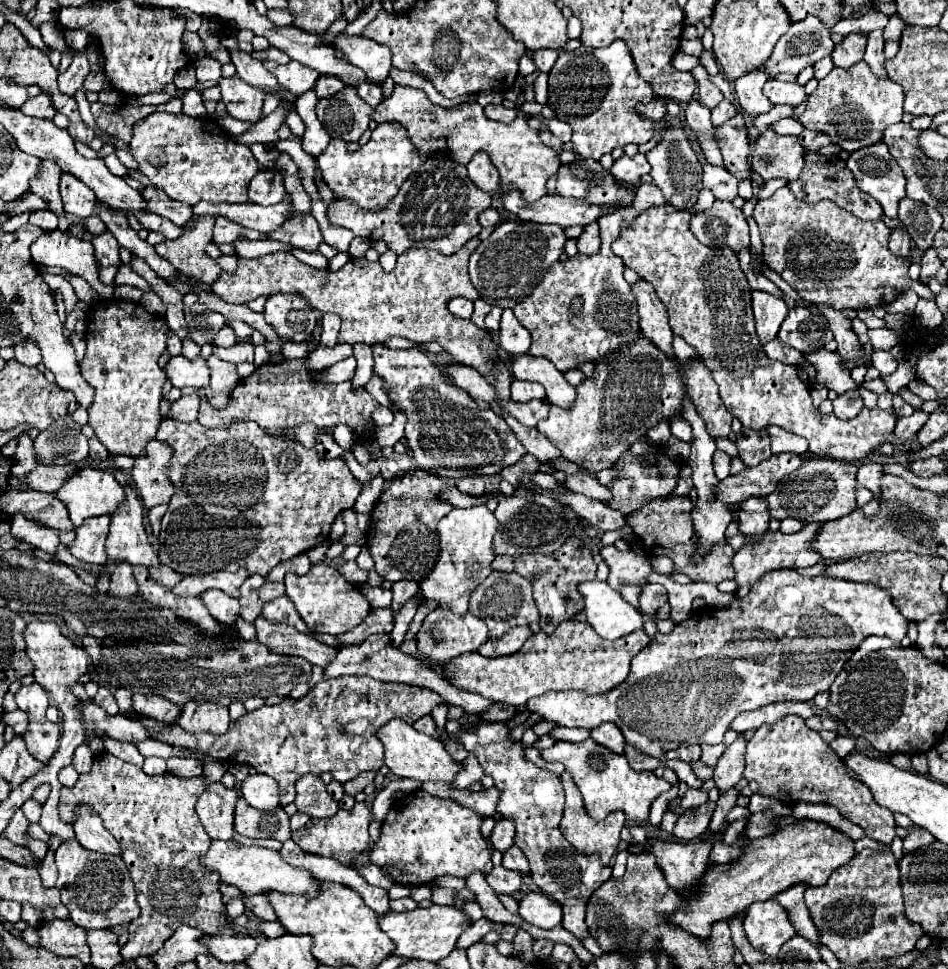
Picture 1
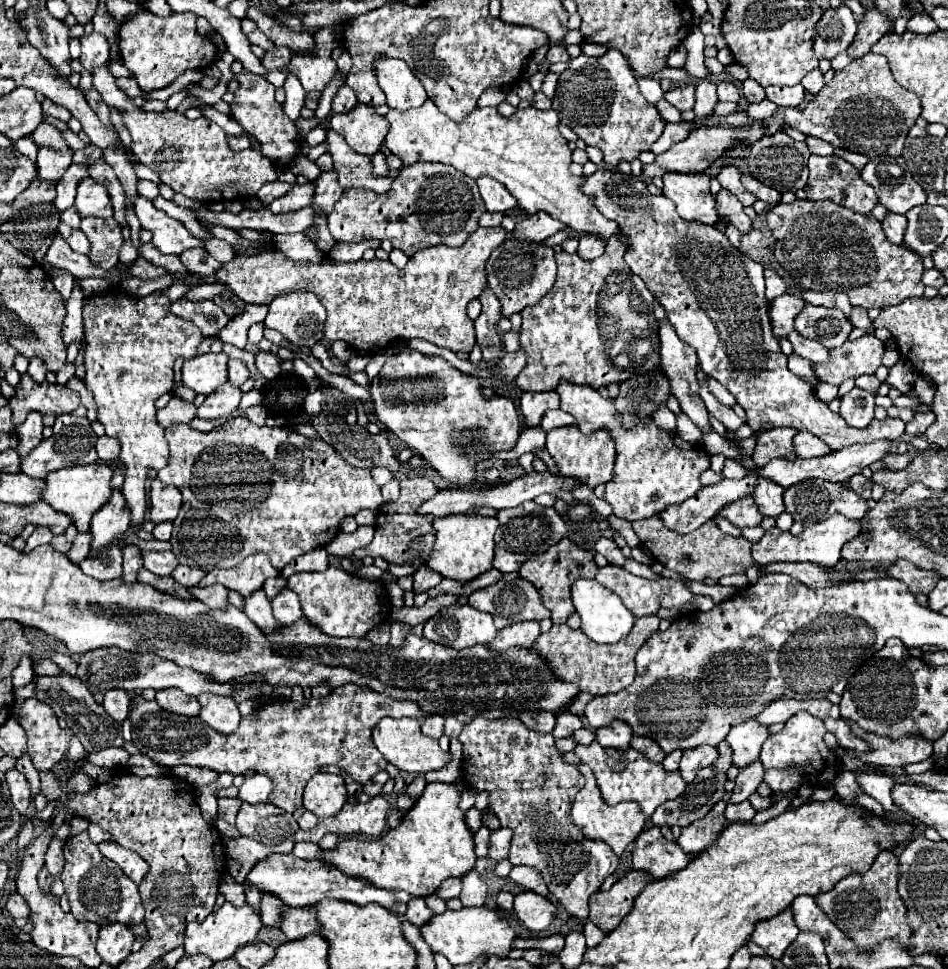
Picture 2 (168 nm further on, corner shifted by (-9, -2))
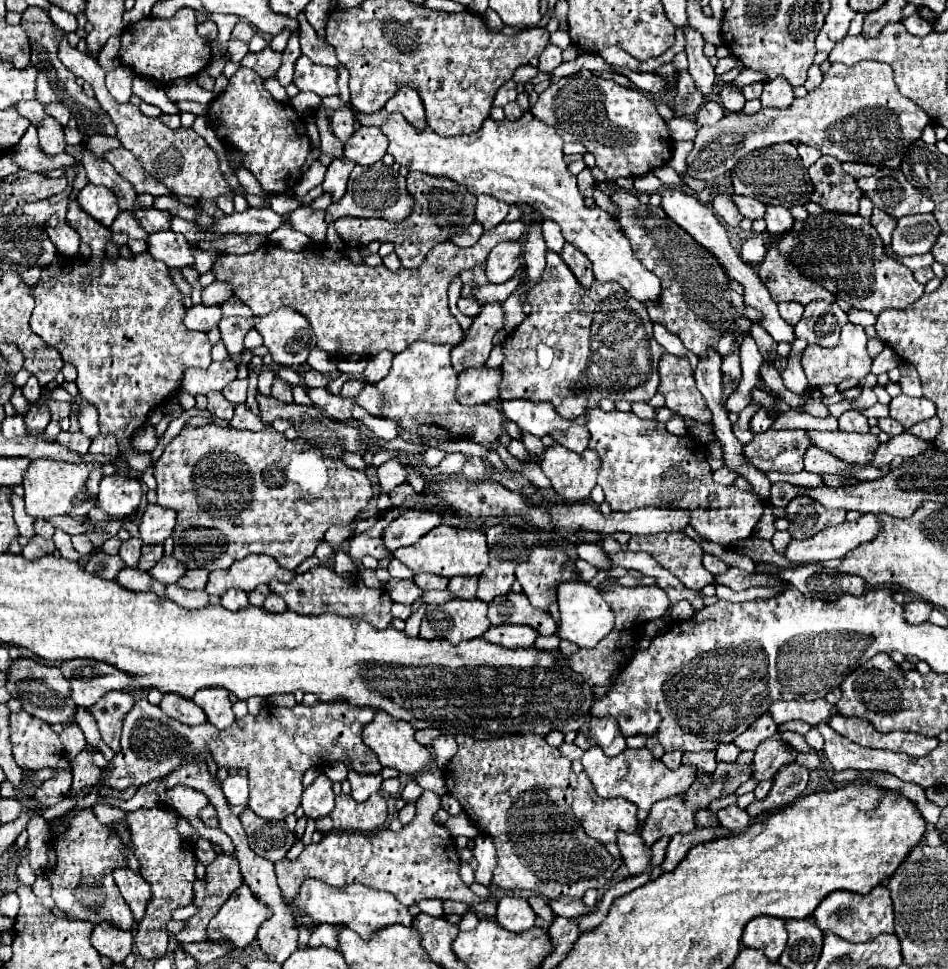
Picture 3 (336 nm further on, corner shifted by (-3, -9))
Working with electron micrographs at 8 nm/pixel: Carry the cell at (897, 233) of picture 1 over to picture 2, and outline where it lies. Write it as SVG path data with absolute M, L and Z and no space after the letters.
M888 214L888 218L884 218L882 226L884 226L886 238L888 238L892 244L902 246L902 242L904 242L904 232L906 232L906 218L904 218L904 216L898 216L898 214Z

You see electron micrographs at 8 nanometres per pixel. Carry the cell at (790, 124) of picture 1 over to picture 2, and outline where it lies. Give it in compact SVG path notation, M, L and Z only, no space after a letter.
M734 112L732 116L728 116L726 118L726 122L730 124L730 126L752 126L752 124L760 124L760 126L764 126L760 120L754 120L754 118L750 118L746 112Z

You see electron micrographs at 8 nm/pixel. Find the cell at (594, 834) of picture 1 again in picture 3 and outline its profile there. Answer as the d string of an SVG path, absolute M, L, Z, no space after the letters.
M586 773L578 775L578 783L574 789L574 803L572 803L574 815L578 817L578 821L582 823L584 831L600 841L600 843L608 843L608 841L616 841L616 833L624 831L624 833L636 833L638 831L638 819L636 819L636 805L632 805L628 799L602 799L596 795L592 781L588 779Z

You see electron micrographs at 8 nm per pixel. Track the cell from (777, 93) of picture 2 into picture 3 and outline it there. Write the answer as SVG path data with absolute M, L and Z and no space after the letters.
M776 77L772 81L764 83L764 91L762 91L762 105L764 107L788 107L794 99L792 93L792 85L788 81L784 81L784 77Z

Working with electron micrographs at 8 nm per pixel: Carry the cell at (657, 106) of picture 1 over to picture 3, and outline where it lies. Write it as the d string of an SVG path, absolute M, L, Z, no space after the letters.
M688 69L680 71L680 79L676 83L676 97L674 97L674 113L678 117L692 117L700 105L704 103L704 97L694 85L694 79L690 77Z

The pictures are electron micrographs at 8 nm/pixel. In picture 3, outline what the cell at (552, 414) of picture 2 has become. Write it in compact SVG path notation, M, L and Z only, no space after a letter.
M574 425L574 427L570 427L570 429L564 431L564 433L554 433L552 437L556 439L558 445L562 445L562 447L566 447L566 449L572 449L574 453L582 453L582 451L588 447L590 431L588 431L586 427Z

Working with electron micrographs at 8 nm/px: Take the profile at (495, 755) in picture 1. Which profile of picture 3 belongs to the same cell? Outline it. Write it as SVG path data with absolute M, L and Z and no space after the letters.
M456 735L458 753L444 769L446 789L460 801L472 825L492 837L498 853L492 881L502 889L536 889L538 895L552 899L560 895L582 897L590 887L604 887L620 867L620 857L612 857L606 847L588 837L580 821L572 813L572 789L576 775L570 769L570 759L550 747L542 735L508 735L500 739L478 741L470 735Z

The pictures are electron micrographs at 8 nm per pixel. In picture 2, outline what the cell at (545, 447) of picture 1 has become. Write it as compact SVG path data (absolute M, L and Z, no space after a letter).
M490 288L480 294L480 302L484 308L478 320L474 322L476 324L476 344L480 346L486 362L494 362L494 360L498 362L500 356L504 354L502 336L498 334L498 320L502 316L500 314L502 306Z

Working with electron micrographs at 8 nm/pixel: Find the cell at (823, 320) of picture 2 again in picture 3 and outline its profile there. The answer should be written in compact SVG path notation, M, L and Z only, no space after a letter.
M812 301L804 309L802 319L794 327L794 333L798 339L806 339L808 343L832 347L836 345L840 337L840 329L846 323L848 323L848 315L836 303Z

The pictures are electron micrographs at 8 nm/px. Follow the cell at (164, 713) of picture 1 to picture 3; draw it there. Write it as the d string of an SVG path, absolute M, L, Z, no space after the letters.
M166 693L160 707L164 709L164 713L168 713L170 717L178 719L184 725L206 723L206 713L198 705L194 705L192 699L184 699L184 697L176 697L174 693Z

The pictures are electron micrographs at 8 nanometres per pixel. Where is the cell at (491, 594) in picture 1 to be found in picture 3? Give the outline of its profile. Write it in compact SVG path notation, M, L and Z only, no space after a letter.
M514 591L490 603L488 619L492 625L504 625L504 623L528 625L534 627L540 635L552 635L556 631L556 621L548 611L532 607L524 593Z

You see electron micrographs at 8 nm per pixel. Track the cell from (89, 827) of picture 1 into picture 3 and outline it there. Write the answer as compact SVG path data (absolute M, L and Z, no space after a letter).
M118 869L114 873L114 879L116 879L116 885L118 885L124 901L132 909L136 923L142 921L144 911L146 911L146 905L150 901L148 883L142 879L142 875L134 873L132 869Z

